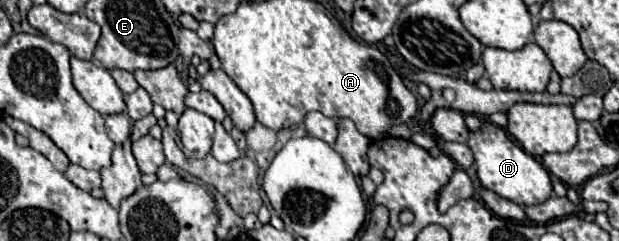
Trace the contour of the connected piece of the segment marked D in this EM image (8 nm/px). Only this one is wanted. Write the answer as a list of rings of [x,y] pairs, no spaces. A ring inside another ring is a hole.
[[[484,121],[478,131],[470,133],[466,145],[474,153],[476,173],[482,187],[524,207],[544,203],[552,195],[550,173],[542,167],[542,163],[538,163],[530,153],[526,153],[512,137],[508,137],[508,133],[502,127]]]

